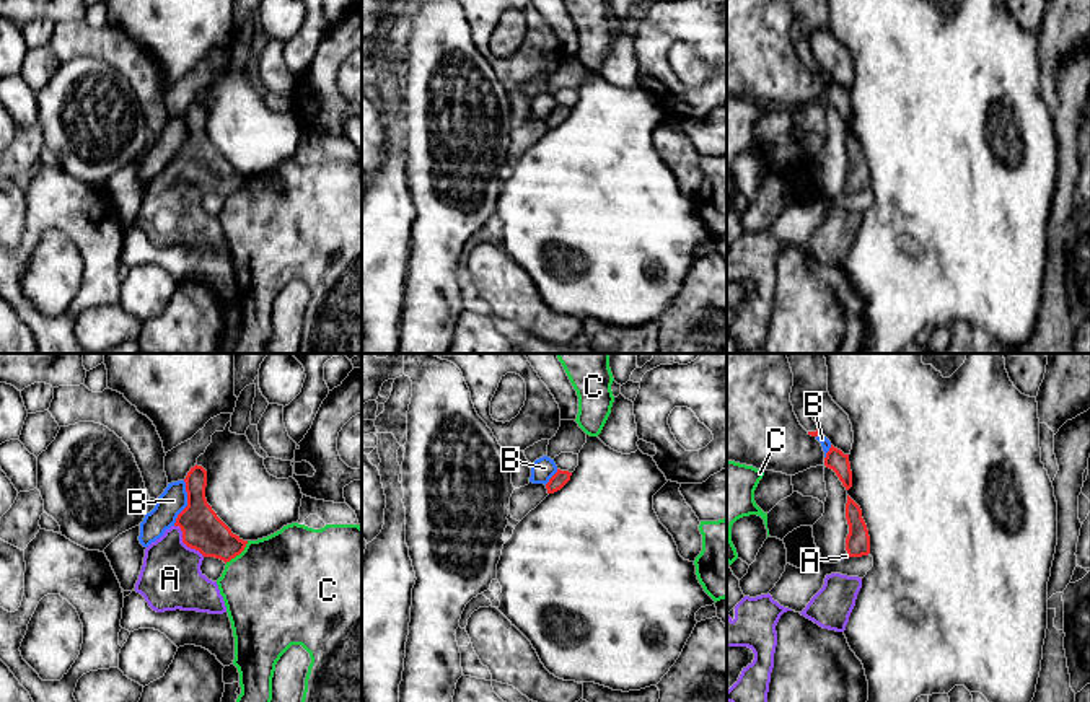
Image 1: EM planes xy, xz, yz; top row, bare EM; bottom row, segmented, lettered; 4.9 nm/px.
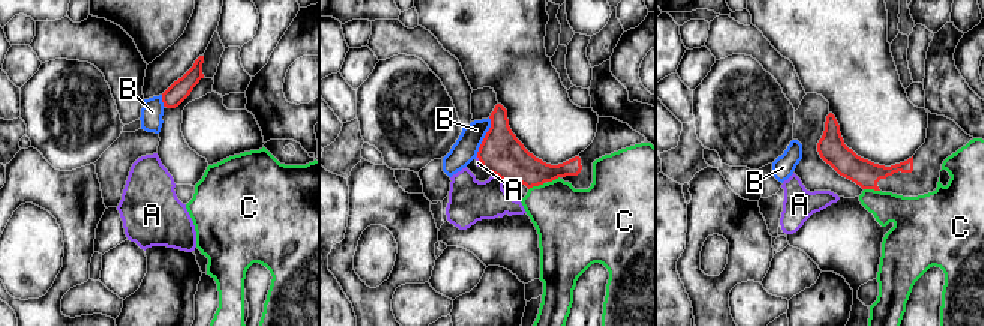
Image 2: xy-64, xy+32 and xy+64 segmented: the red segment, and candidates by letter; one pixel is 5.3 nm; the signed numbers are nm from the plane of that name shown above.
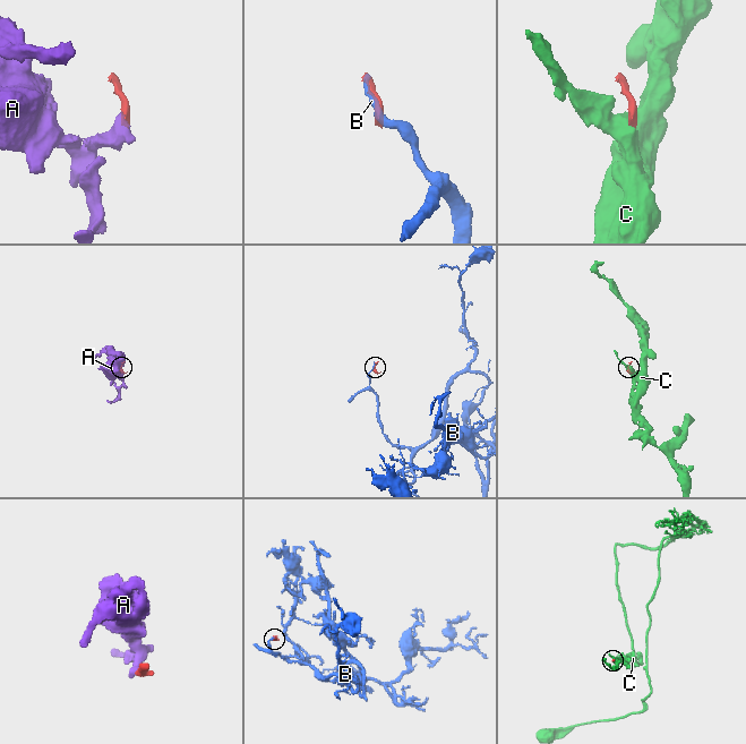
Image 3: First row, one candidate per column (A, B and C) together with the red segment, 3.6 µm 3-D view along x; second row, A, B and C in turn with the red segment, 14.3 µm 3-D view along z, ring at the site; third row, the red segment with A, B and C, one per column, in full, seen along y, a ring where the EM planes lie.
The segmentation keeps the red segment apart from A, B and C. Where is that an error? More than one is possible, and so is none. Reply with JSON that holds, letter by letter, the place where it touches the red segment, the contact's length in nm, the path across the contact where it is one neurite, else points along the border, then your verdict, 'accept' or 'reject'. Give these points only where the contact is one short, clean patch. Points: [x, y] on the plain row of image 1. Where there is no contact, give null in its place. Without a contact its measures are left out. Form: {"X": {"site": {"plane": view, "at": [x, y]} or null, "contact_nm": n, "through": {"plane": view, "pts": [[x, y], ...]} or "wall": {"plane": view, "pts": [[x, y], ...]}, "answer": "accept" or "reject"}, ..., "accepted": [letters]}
{"A": {"site": {"plane": "xy", "at": [184, 178]}, "contact_nm": 220, "through": {"plane": "xy", "pts": [[202, 165], [184, 178], [171, 199], [170, 214]]}, "answer": "accept"}, "B": {"site": {"plane": "xy", "at": [188, 139]}, "contact_nm": 240, "answer": "reject"}, "C": {"site": {"plane": "xy", "at": [238, 189]}, "contact_nm": 160, "wall": {"plane": "xy", "pts": [[248, 176], [238, 189], [225, 197]]}, "answer": "reject"}, "accepted": ["A"]}

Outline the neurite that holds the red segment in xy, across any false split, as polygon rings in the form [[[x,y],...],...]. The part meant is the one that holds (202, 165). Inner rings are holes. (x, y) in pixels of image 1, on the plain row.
[[[196,99],[191,103],[184,117],[187,142],[178,150],[176,158],[145,184],[135,226],[140,228],[156,248],[181,244],[223,249],[226,248],[226,241],[218,220],[200,207],[200,200],[205,192],[215,192],[225,199],[230,197],[244,186],[248,176],[233,169],[207,138],[207,106],[202,101]]]

